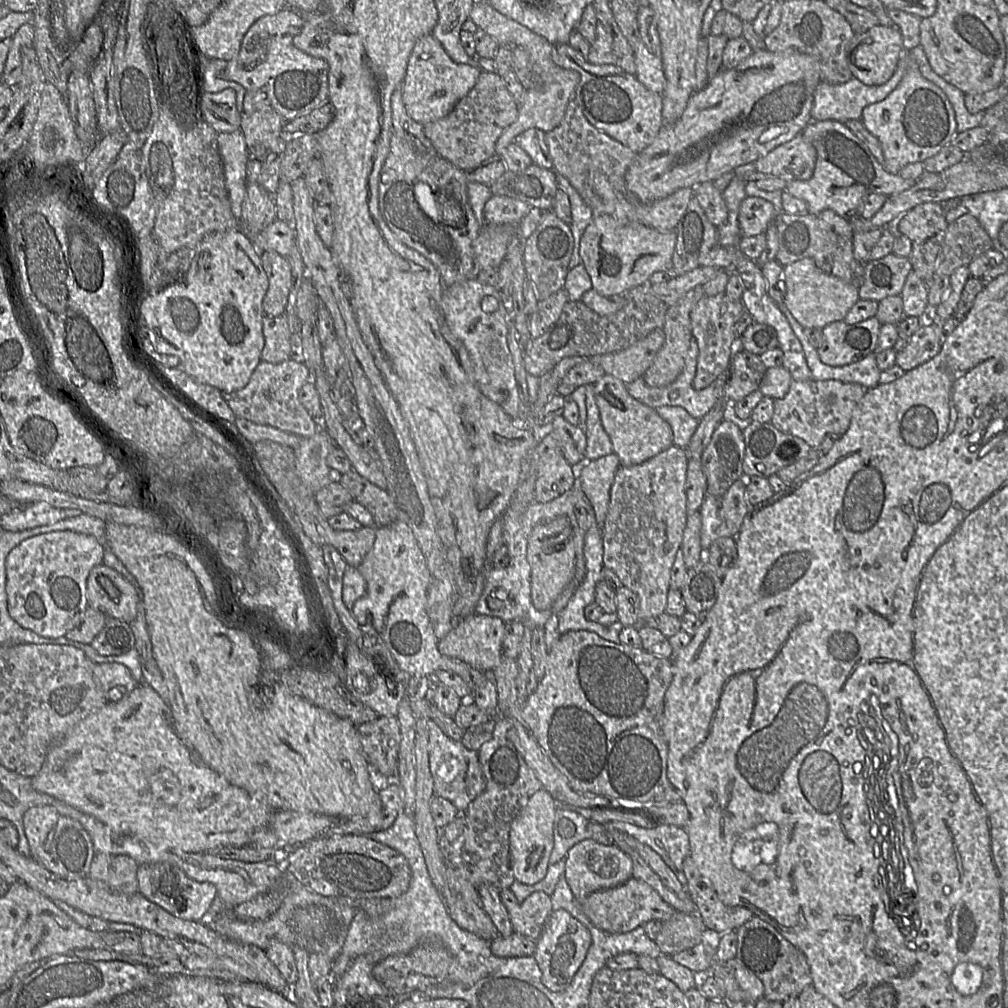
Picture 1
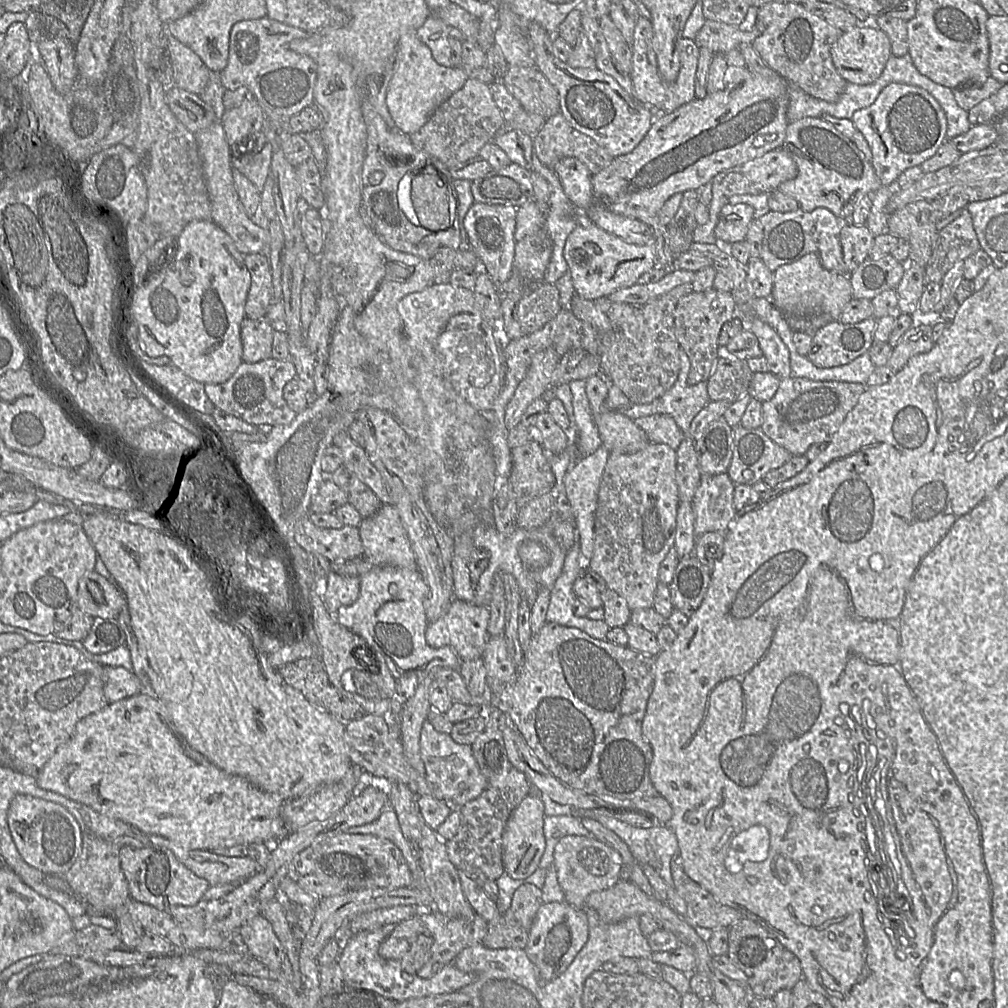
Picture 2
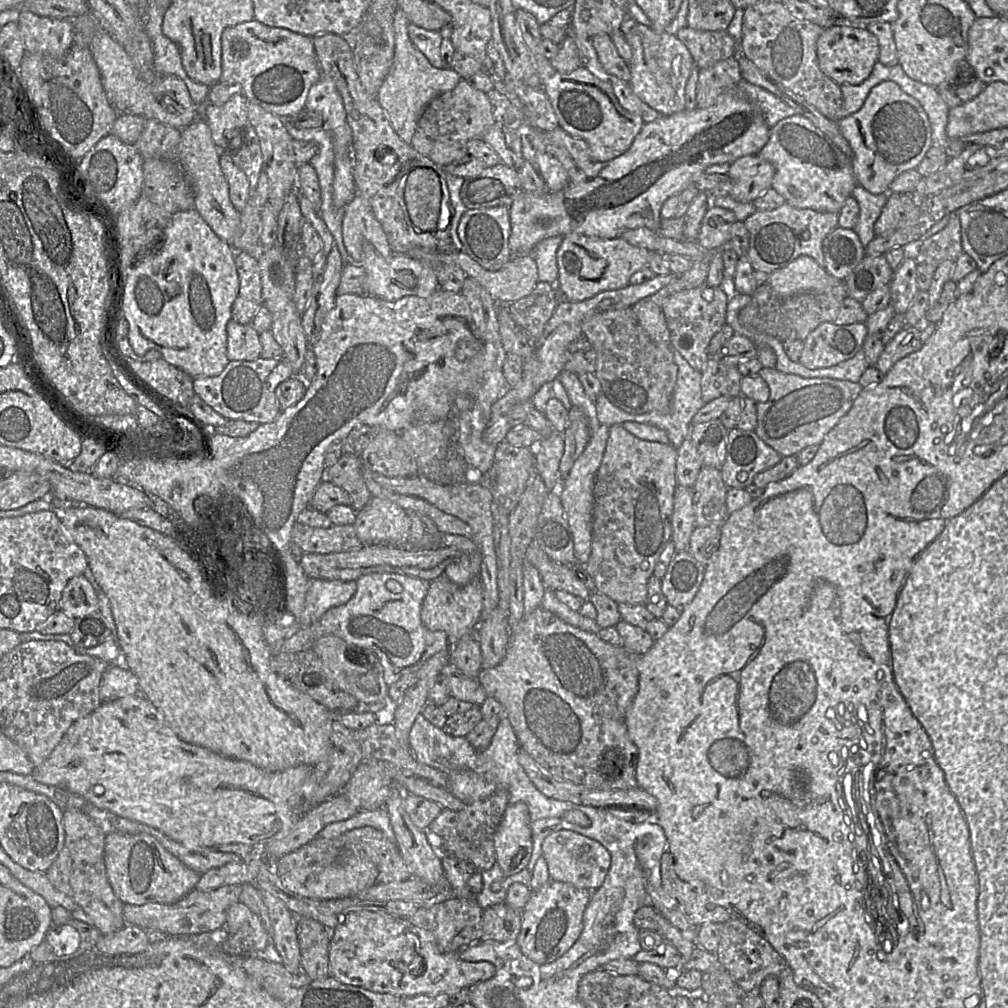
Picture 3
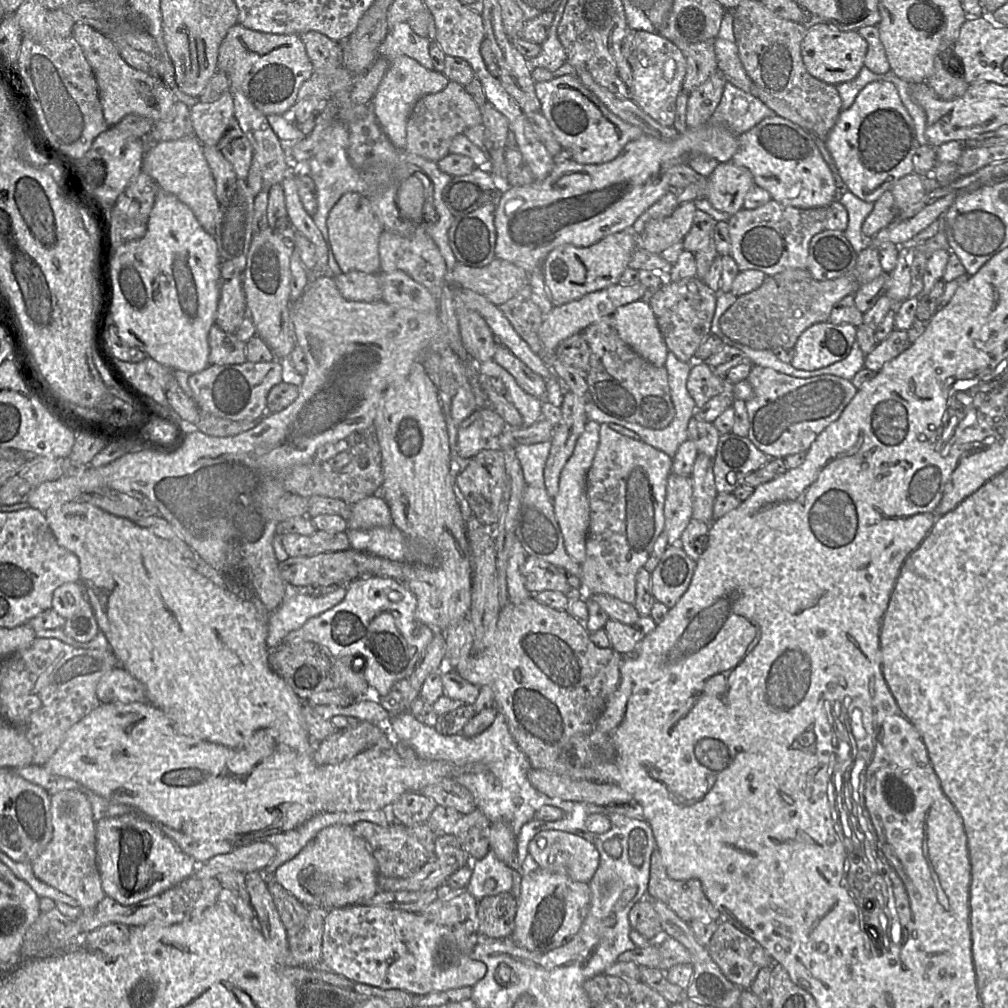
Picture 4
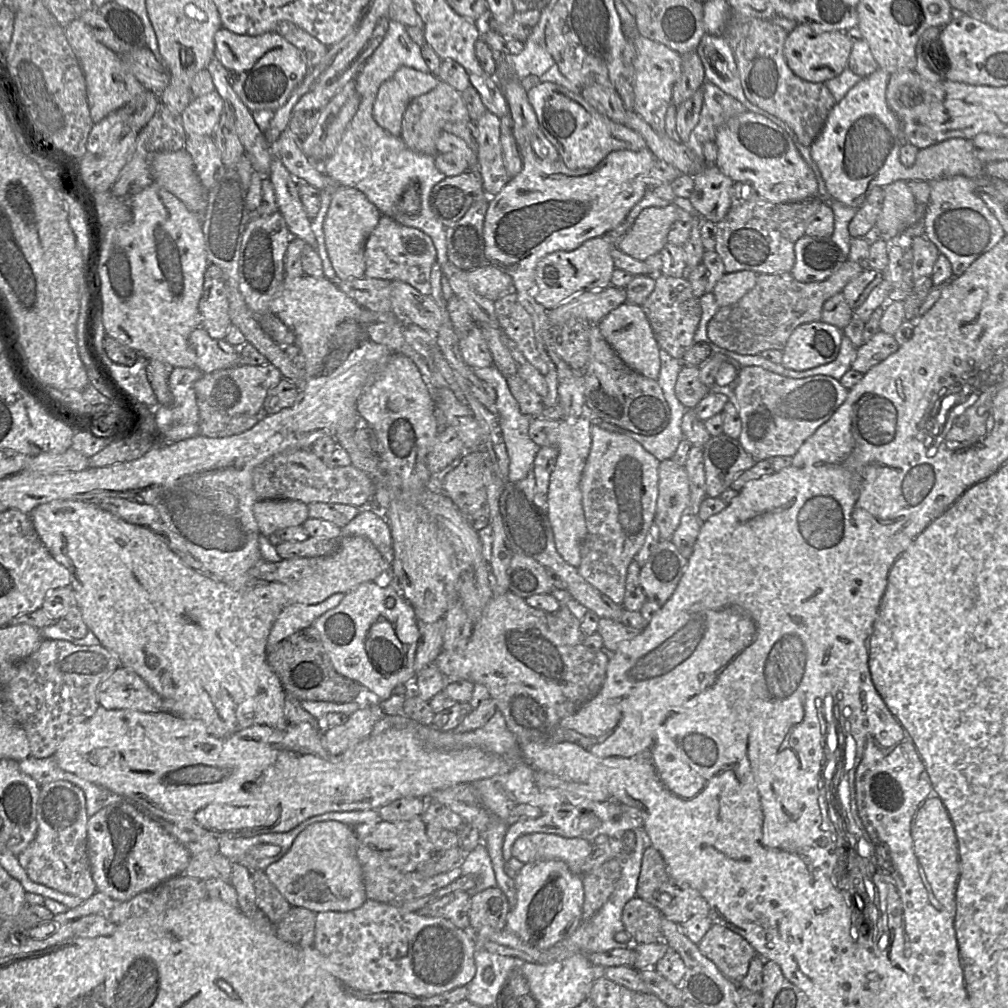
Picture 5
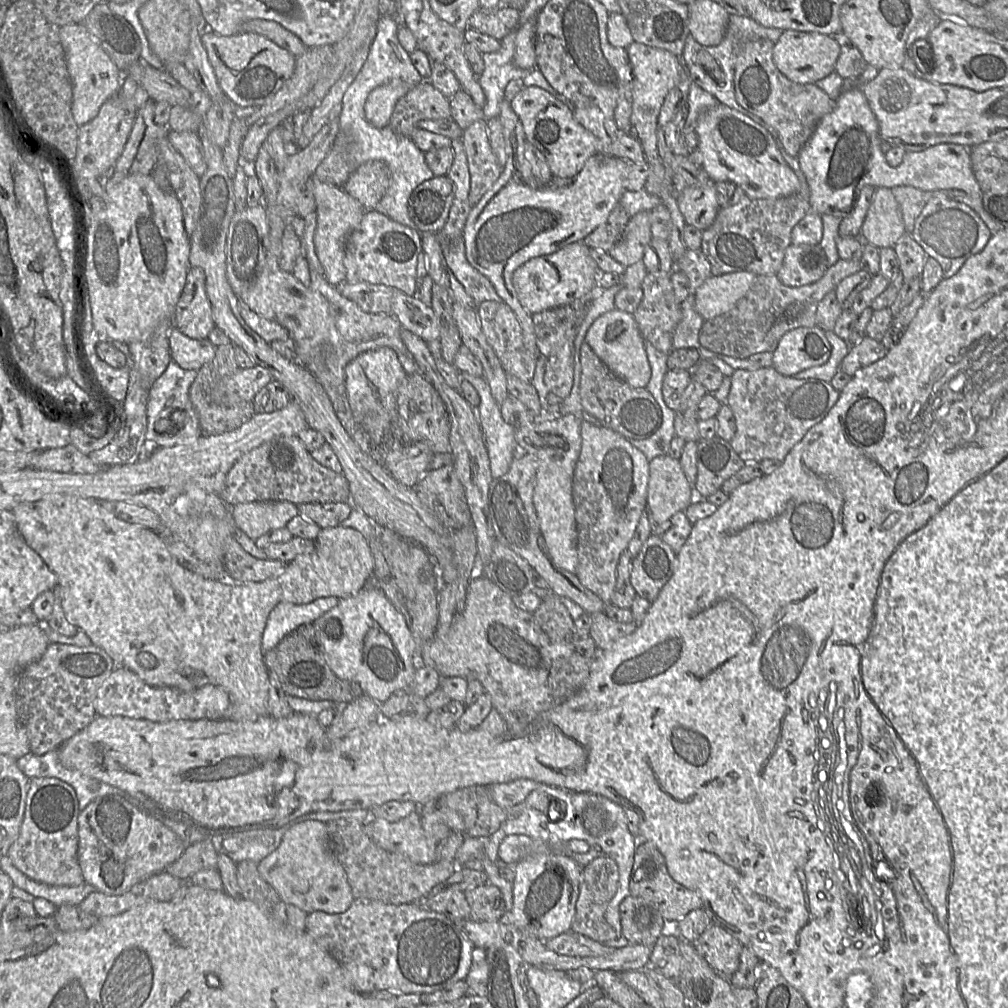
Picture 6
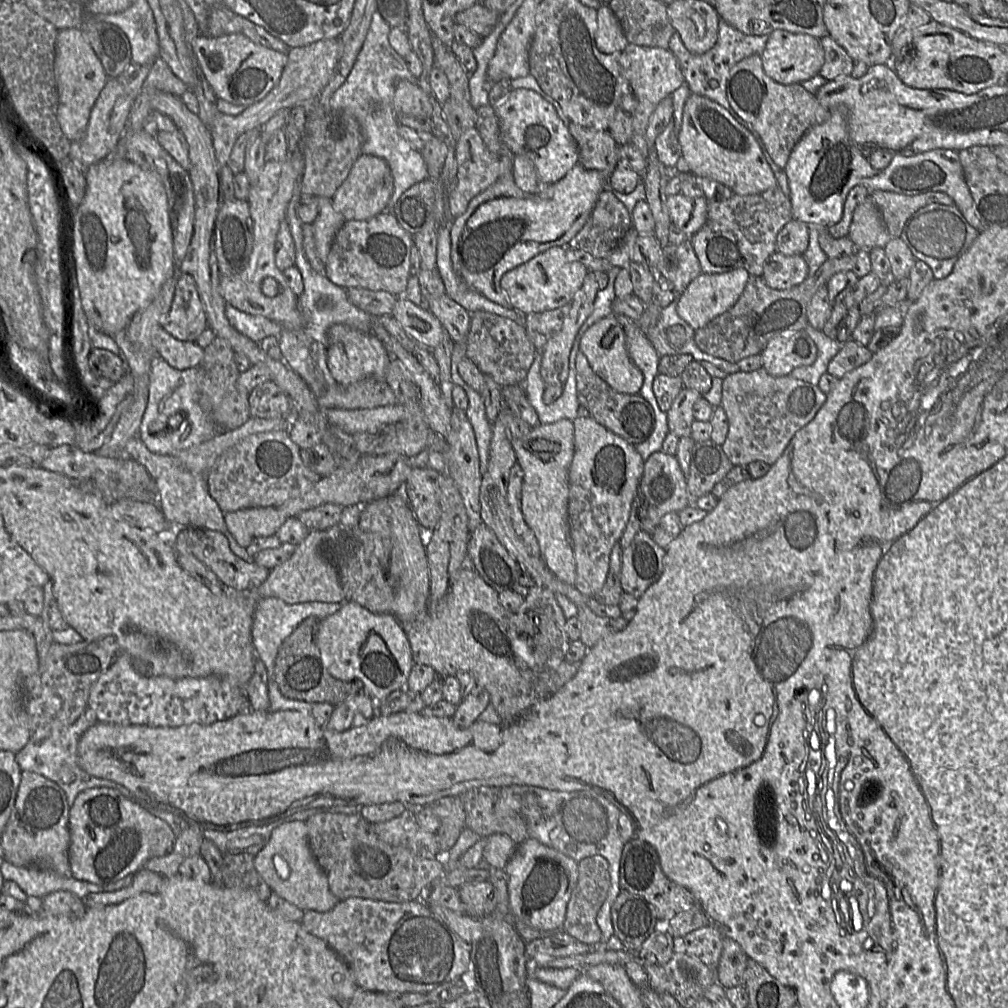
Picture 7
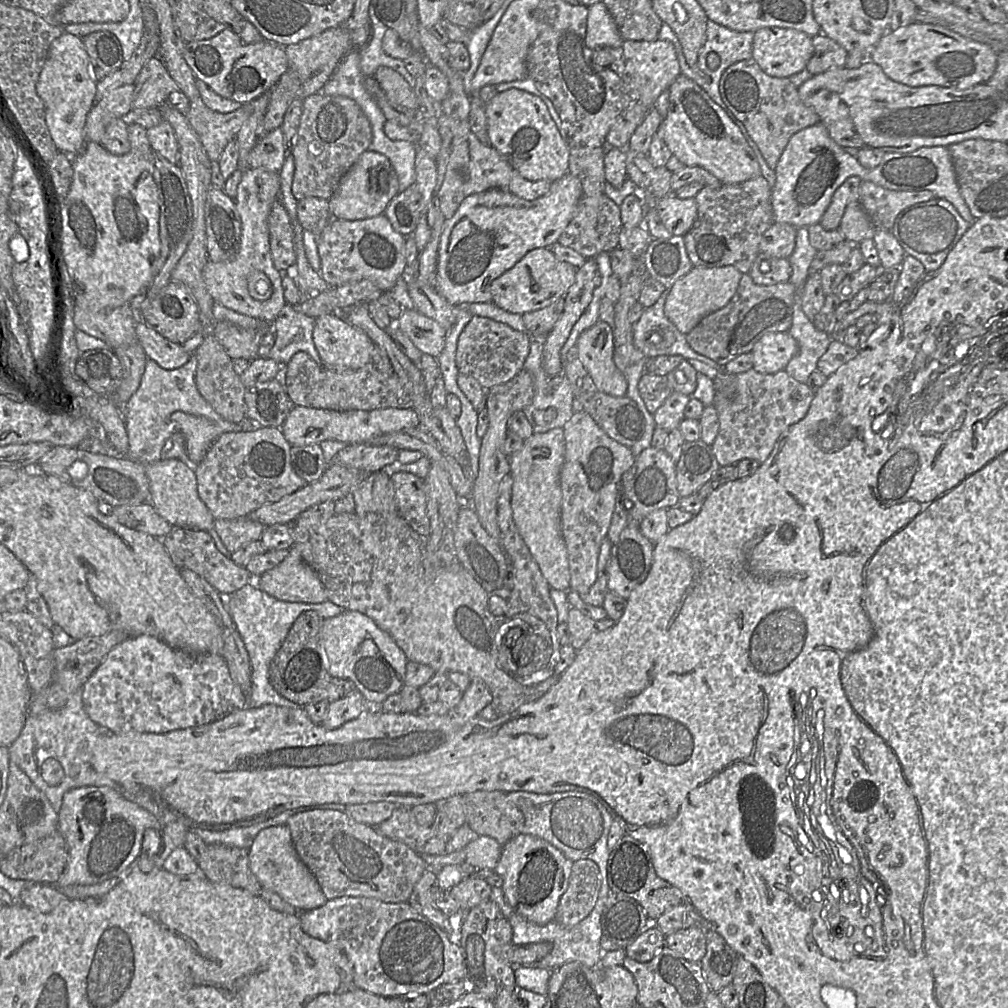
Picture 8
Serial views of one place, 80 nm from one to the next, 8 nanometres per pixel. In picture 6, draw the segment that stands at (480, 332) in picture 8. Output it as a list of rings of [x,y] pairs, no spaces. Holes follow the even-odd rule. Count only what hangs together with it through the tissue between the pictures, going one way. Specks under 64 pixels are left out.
[[[490,300],[477,305],[476,313],[486,340],[494,350],[506,375],[508,377],[516,377],[525,382],[530,382],[535,372],[536,358],[540,355],[536,354],[534,357],[533,354],[525,347],[521,325],[512,309],[502,301]]]

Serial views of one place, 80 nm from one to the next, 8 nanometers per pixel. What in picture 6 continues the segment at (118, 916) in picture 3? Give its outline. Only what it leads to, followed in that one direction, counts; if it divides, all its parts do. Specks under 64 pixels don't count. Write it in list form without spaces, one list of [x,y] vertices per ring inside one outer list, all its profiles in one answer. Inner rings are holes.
[[[55,777],[30,778],[20,833],[6,855],[29,878],[54,886],[78,886],[84,881],[78,862],[79,800],[75,789]]]

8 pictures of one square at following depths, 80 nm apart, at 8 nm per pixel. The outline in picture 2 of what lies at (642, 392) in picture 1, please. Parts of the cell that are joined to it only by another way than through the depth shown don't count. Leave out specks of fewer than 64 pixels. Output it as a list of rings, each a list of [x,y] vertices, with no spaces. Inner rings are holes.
[[[683,349],[678,350],[680,360],[680,371],[674,385],[667,390],[661,397],[647,404],[632,405],[628,398],[616,386],[610,386],[606,398],[606,405],[613,410],[622,411],[631,419],[638,419],[652,414],[669,414],[673,417],[679,428],[688,436],[690,425],[695,416],[710,402],[707,392],[707,382],[701,381],[695,385],[688,384],[688,375],[691,369],[691,362]]]

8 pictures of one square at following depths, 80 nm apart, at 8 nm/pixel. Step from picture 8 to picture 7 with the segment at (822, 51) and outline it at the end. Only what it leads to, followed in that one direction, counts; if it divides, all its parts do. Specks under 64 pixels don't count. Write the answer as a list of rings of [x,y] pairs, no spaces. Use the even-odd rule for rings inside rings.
[[[829,34],[820,38],[820,43],[824,49],[825,59],[819,75],[828,81],[851,75],[855,61],[848,52]]]

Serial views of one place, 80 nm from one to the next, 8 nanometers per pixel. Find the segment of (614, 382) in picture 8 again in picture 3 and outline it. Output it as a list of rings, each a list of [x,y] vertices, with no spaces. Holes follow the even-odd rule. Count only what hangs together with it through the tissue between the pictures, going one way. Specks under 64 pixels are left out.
[[[641,300],[631,308],[639,324],[653,341],[670,344],[669,329],[661,307],[648,300]]]

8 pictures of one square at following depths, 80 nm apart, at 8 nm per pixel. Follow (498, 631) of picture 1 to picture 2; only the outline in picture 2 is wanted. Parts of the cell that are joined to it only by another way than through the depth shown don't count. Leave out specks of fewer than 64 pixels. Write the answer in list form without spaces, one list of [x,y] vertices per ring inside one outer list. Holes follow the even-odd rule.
[[[454,598],[447,612],[428,624],[425,638],[433,648],[449,646],[462,660],[482,658],[491,635],[488,632],[490,612],[486,606],[477,606]]]

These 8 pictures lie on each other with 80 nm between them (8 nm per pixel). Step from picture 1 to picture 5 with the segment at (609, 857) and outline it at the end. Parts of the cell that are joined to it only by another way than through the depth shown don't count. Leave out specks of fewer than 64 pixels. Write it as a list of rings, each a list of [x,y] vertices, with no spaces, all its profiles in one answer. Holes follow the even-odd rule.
[[[548,833],[525,834],[512,846],[512,856],[522,863],[561,860],[579,876],[583,876],[585,862],[592,852],[591,844],[583,838],[565,838]]]

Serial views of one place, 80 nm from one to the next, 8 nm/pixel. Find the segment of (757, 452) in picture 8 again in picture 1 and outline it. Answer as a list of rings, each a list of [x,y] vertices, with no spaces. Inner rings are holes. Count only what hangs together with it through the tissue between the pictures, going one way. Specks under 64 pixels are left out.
[[[793,380],[787,394],[783,398],[774,399],[770,423],[779,431],[799,437],[810,447],[817,449],[826,435],[842,436],[848,430],[853,411],[866,391],[860,384],[838,380]]]

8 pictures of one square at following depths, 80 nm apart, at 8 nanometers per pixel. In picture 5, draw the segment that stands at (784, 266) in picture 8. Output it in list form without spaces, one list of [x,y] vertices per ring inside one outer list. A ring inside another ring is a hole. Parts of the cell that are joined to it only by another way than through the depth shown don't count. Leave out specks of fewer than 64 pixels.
[[[803,236],[795,243],[795,264],[790,274],[800,282],[821,282],[835,273],[846,261],[848,254],[844,254],[831,236]]]

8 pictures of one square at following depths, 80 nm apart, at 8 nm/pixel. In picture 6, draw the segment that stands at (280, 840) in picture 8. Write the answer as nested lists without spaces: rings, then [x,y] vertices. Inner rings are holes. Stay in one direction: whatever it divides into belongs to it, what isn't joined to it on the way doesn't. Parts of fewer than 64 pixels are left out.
[[[305,820],[290,825],[279,846],[257,866],[260,876],[275,889],[281,900],[307,914],[313,911],[342,913],[355,900],[345,869],[332,851],[325,822]]]

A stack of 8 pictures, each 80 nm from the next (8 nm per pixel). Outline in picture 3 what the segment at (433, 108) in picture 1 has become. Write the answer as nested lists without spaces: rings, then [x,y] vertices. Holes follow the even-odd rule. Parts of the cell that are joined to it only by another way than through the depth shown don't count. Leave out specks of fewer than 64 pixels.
[[[397,8],[393,17],[395,40],[394,62],[377,91],[376,99],[401,140],[411,143],[417,123],[428,104],[437,96],[453,90],[462,80],[451,68],[433,67],[425,55],[413,44],[408,34],[409,20],[405,12]]]

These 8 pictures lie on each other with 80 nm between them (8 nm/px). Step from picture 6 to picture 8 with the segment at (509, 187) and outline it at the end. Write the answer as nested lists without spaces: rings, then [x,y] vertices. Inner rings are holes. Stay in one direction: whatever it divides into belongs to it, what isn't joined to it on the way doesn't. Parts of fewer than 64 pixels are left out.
[[[569,172],[553,181],[543,196],[532,201],[499,188],[467,196],[455,214],[444,222],[434,289],[453,306],[491,302],[492,281],[529,251],[557,243],[582,197],[581,181]]]

